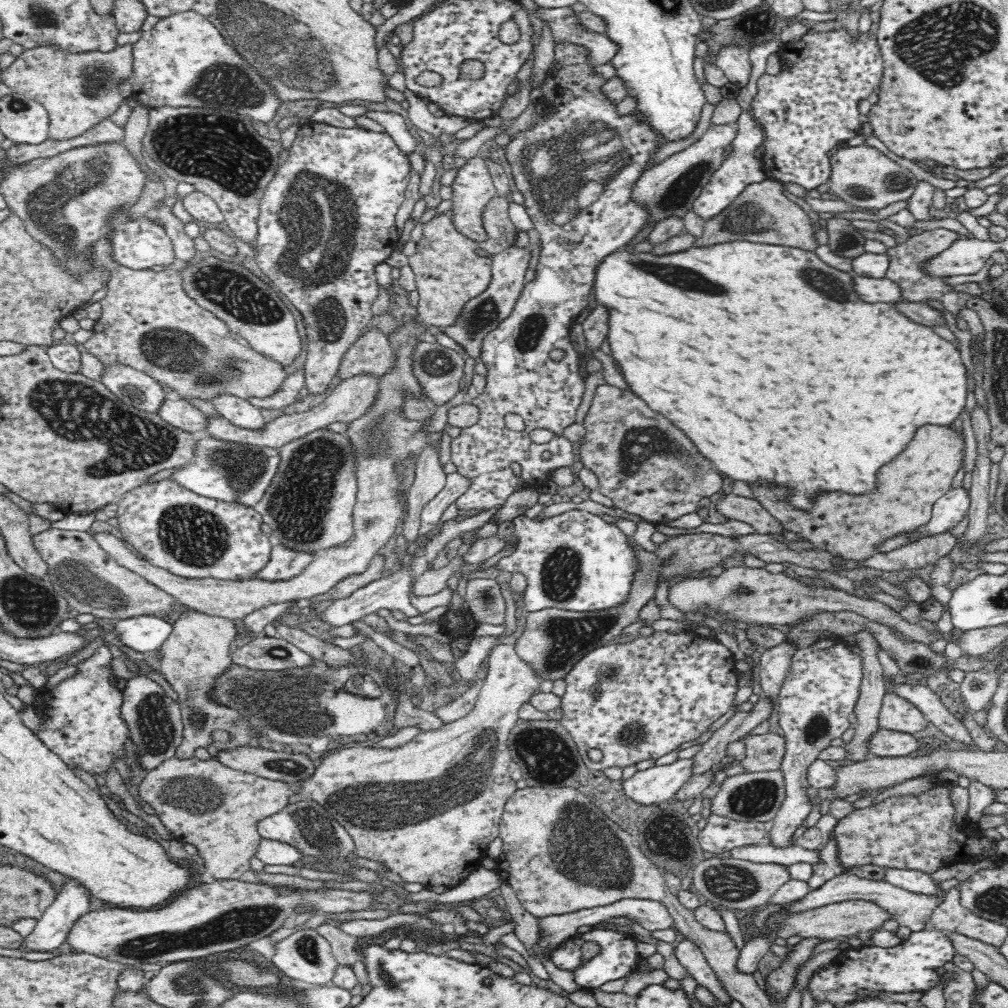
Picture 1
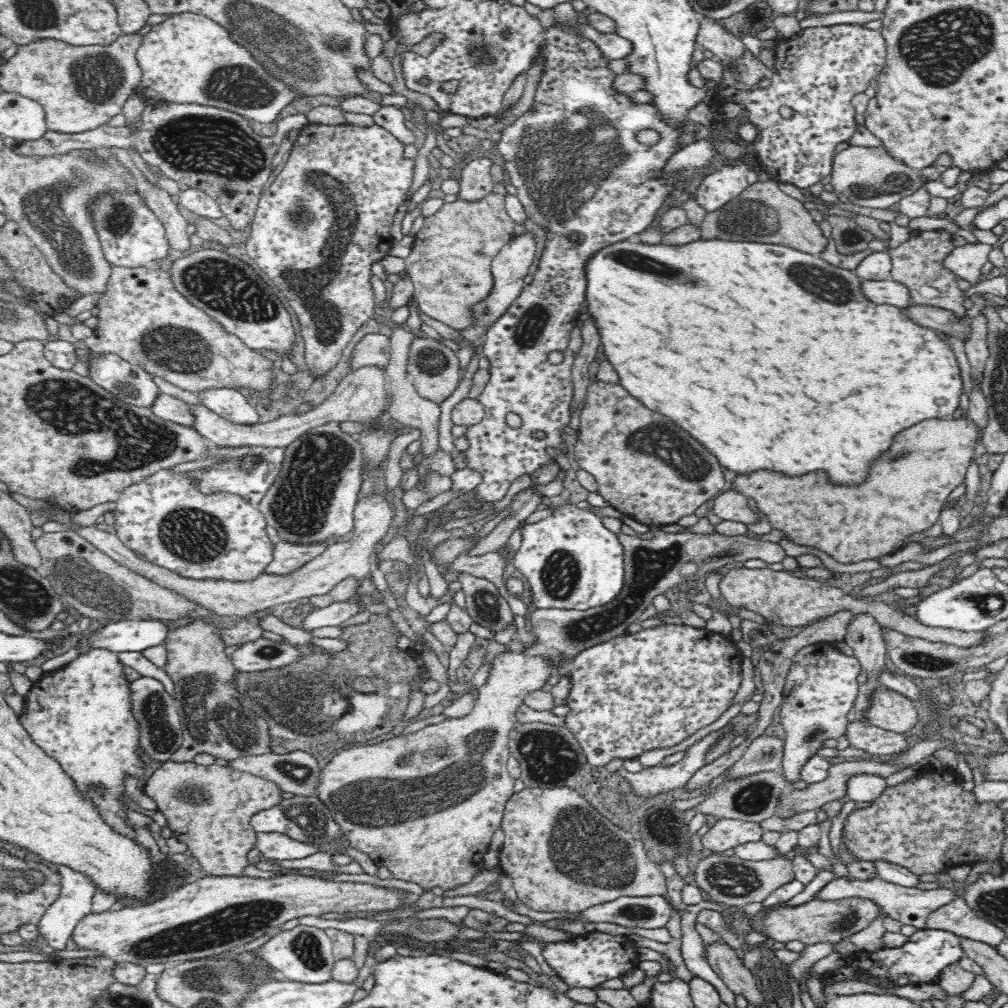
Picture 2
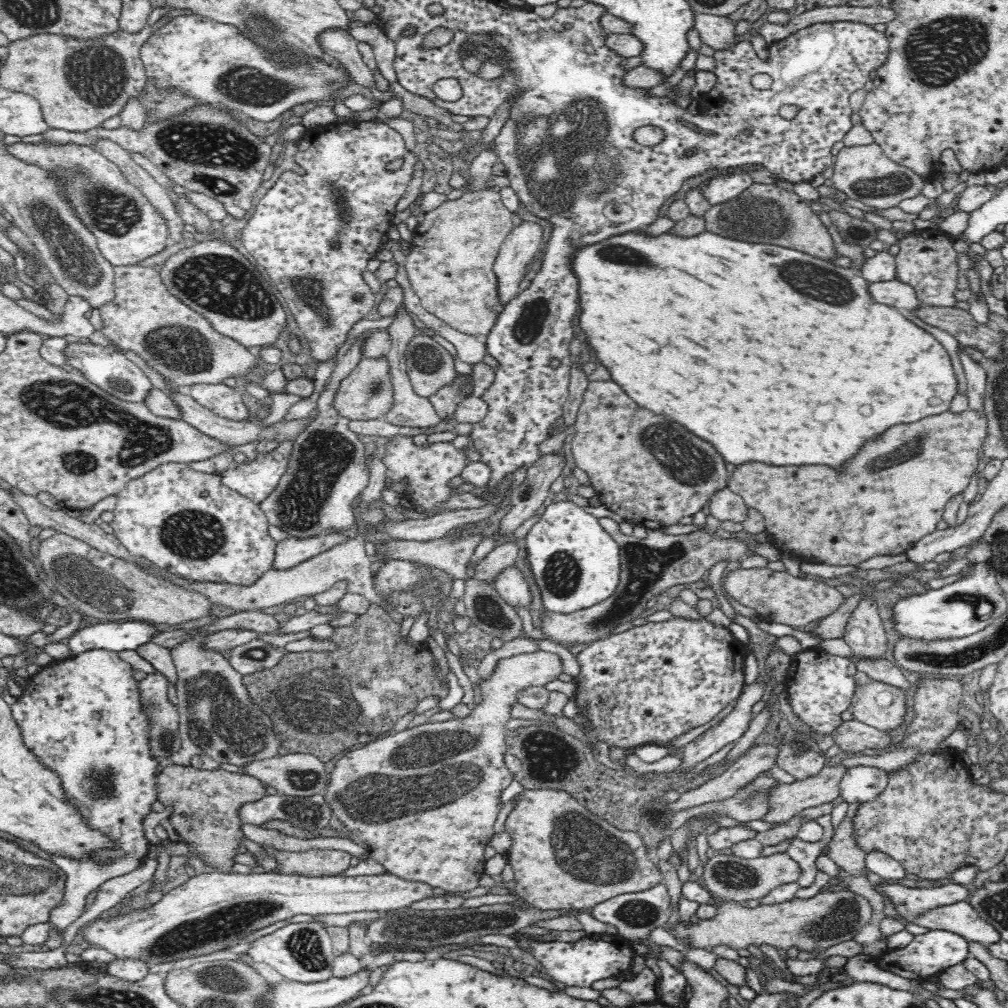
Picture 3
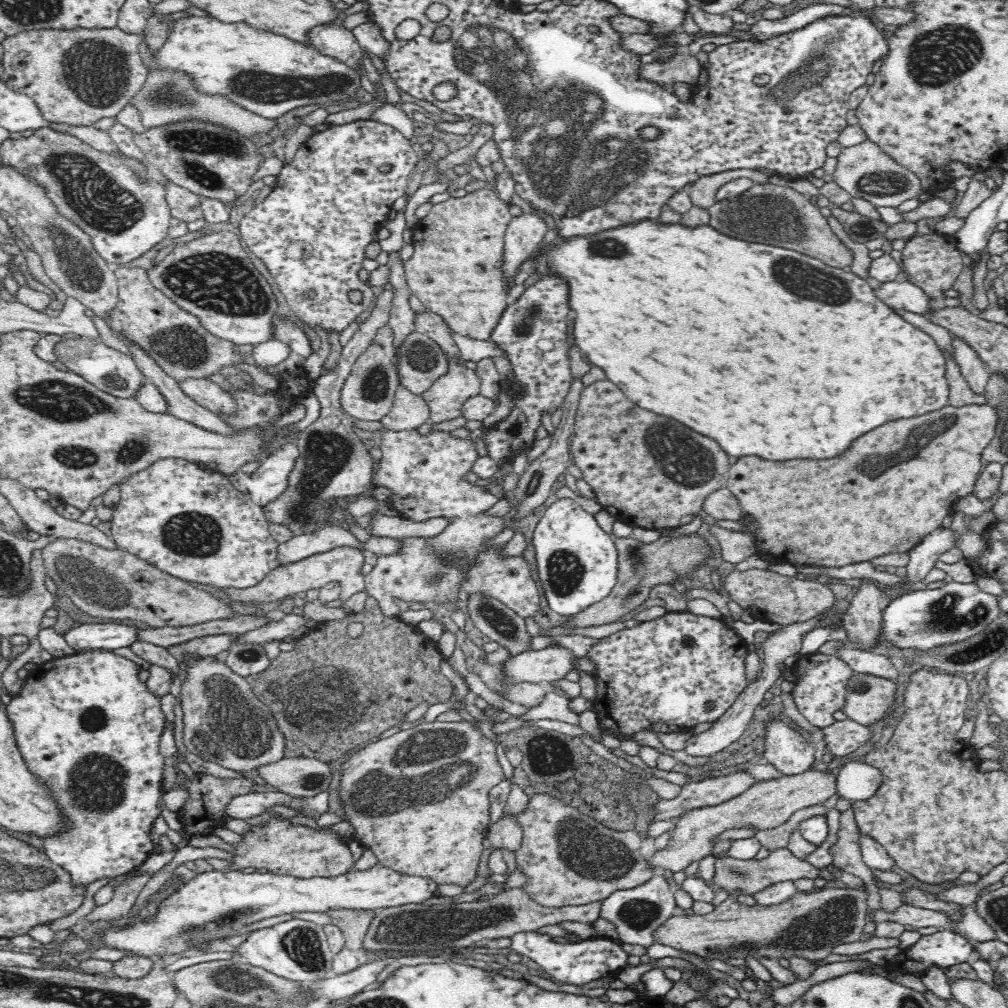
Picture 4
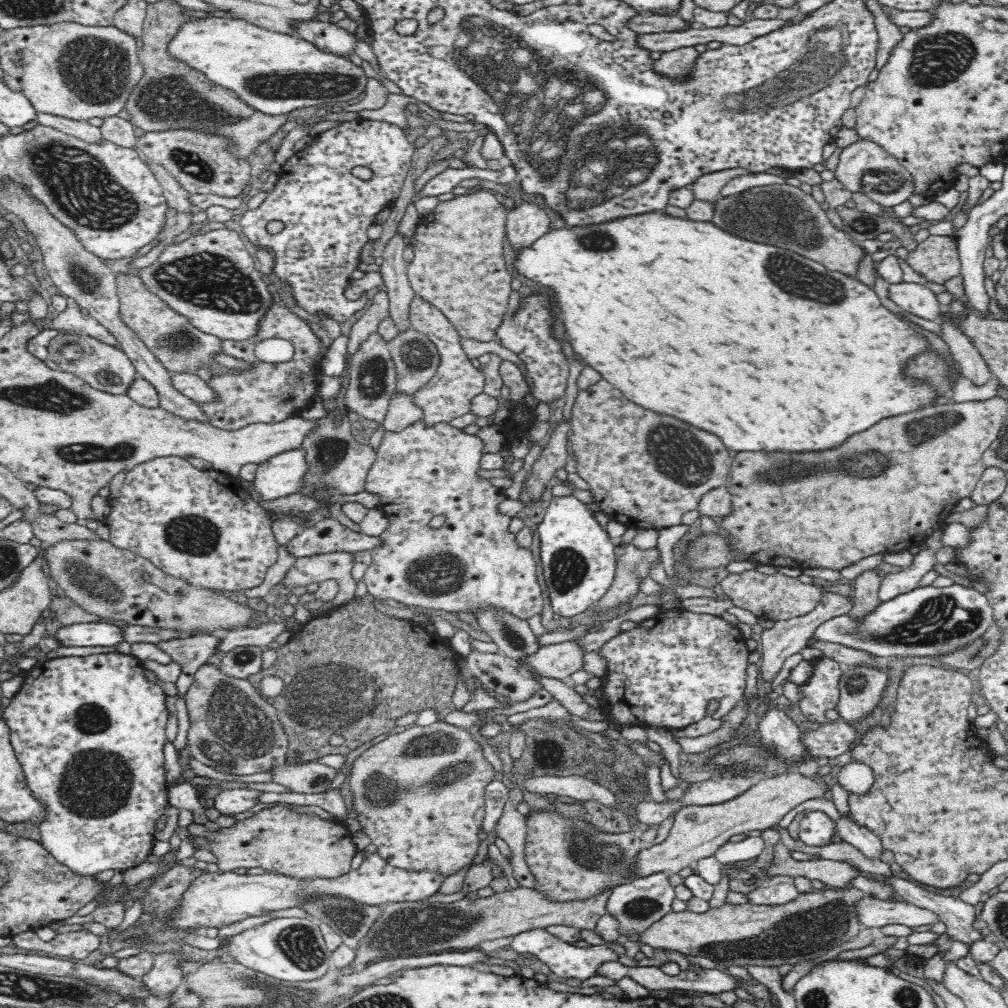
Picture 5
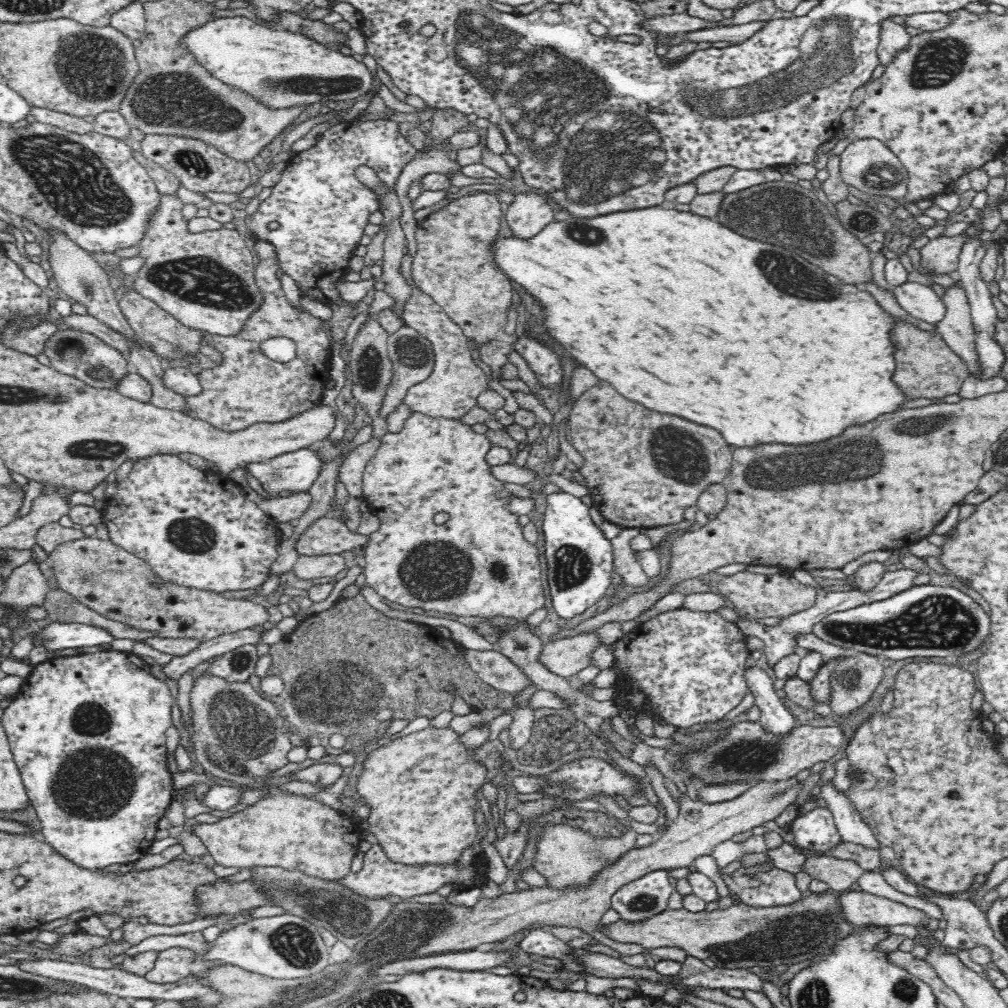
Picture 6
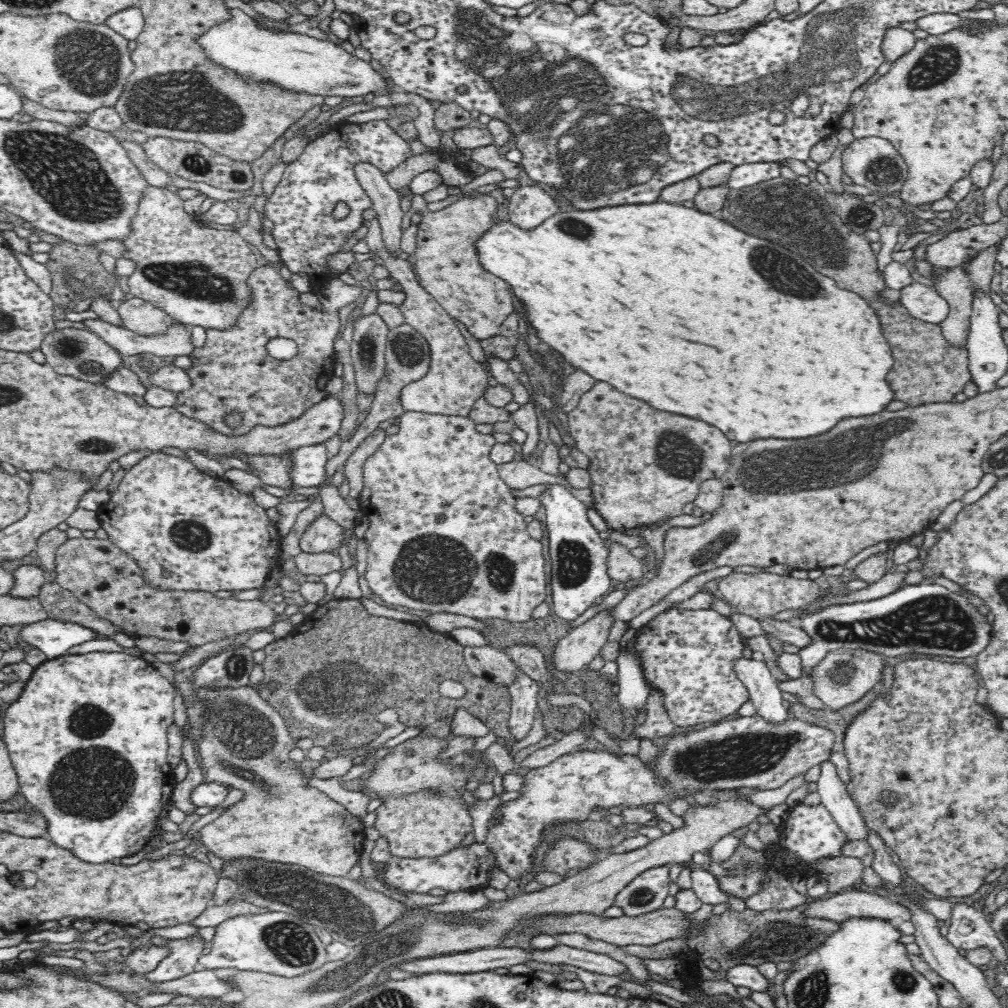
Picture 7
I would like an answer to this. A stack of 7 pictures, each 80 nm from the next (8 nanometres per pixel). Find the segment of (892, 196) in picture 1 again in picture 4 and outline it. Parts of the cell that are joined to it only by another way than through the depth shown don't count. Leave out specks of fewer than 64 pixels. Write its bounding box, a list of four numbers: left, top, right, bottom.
[833,140,922,207]

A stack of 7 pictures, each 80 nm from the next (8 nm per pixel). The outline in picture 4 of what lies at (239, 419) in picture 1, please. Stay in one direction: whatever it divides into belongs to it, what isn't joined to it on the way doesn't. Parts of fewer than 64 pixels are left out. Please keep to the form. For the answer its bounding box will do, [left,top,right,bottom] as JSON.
[179,378,235,414]

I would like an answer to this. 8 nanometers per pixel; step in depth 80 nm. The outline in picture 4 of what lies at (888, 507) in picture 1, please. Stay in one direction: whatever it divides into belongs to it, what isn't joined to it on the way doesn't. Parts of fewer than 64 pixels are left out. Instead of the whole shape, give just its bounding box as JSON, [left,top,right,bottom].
[726,404,999,568]

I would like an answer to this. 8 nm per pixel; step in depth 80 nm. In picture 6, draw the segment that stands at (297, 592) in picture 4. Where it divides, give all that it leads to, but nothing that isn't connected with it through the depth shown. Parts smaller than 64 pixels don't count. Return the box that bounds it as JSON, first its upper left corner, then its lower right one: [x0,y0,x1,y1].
[294,554,346,578]

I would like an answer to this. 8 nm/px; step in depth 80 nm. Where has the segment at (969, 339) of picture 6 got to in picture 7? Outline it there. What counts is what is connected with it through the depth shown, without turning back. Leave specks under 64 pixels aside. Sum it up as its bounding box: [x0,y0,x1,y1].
[932,245,996,347]

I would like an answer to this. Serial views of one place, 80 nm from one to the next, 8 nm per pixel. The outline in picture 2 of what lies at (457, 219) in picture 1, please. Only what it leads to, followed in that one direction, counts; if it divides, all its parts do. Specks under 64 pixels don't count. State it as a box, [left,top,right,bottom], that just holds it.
[459,155,497,200]

